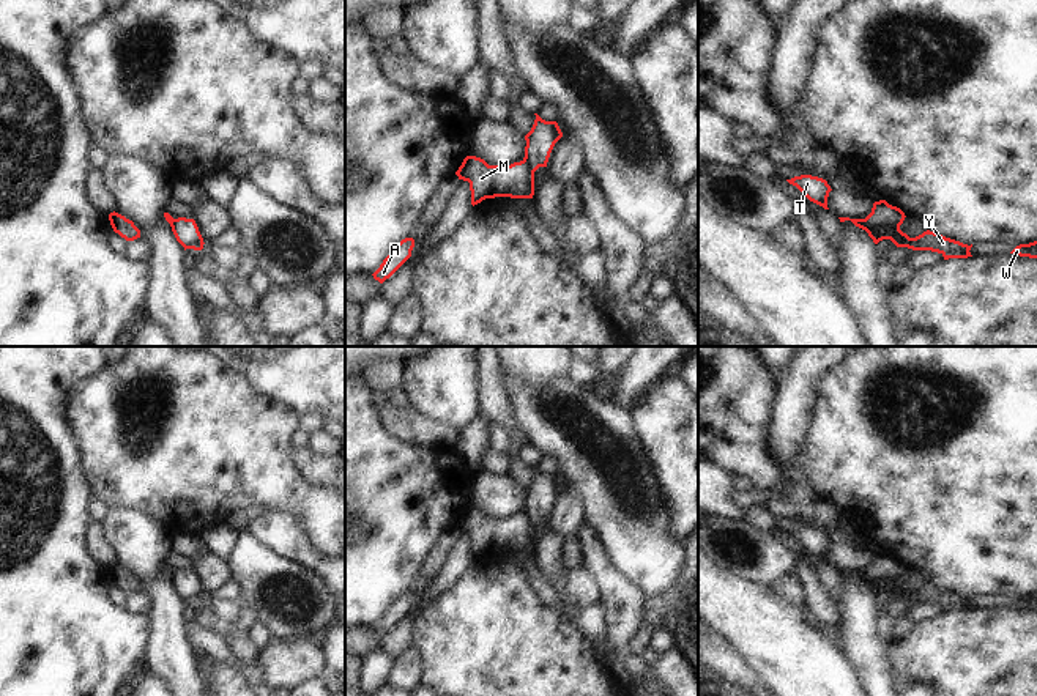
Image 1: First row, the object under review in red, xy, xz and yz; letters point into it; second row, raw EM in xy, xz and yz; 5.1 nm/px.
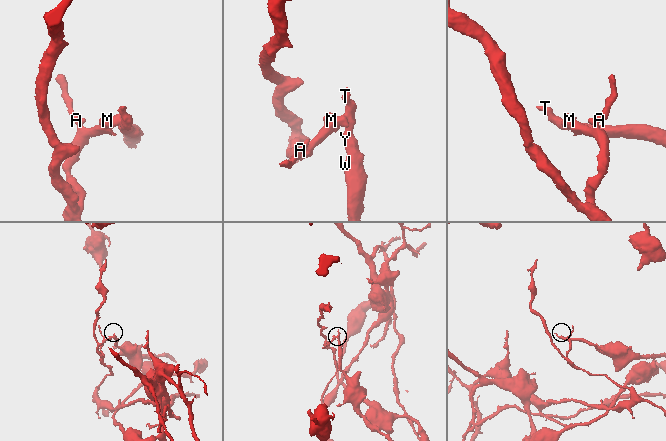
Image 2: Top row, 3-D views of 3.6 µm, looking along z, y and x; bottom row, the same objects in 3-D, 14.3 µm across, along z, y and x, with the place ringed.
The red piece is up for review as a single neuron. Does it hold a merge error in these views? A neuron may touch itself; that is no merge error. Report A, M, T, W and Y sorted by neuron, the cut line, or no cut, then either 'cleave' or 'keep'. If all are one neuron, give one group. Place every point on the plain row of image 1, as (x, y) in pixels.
A M / T W Y | yz (864, 572), (873, 578), (899, 578) | cleave

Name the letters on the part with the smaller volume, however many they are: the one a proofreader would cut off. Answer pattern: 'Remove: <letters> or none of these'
Remove: A, M

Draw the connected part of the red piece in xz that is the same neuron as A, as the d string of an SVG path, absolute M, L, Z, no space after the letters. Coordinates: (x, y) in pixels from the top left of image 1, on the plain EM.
M413 590L402 592L391 606L383 613L380 620L372 627L375 633L383 636L389 631L410 609L414 600Z

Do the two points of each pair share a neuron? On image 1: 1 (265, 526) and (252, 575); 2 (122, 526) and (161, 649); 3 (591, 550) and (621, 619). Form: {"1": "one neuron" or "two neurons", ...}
{"1": "two neurons", "2": "one neuron", "3": "one neuron"}

